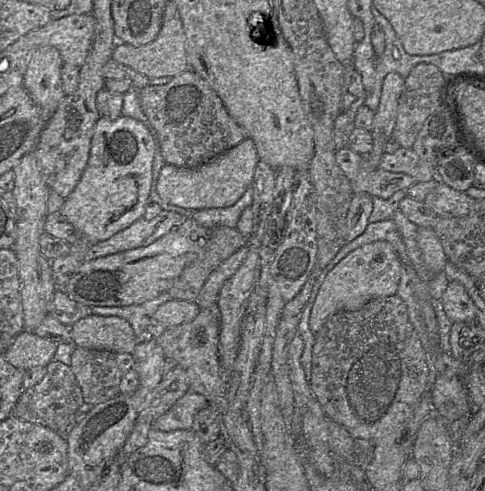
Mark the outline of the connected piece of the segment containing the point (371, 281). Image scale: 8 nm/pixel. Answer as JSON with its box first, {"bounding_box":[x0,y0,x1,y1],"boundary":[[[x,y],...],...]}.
{"bounding_box":[310,241,400,334],"boundary":[[[375,241],[355,249],[327,275],[311,310],[310,329],[315,334],[330,316],[338,312],[355,311],[374,298],[395,295],[400,277],[400,260],[387,241]]]}

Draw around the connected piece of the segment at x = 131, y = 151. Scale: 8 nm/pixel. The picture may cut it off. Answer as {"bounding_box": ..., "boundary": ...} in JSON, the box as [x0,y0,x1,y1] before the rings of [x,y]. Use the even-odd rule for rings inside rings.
{"bounding_box":[51,115,155,275],"boundary":[[[123,115],[117,119],[100,117],[97,120],[91,139],[87,165],[80,181],[65,200],[60,210],[60,213],[77,229],[79,238],[71,245],[71,251],[68,255],[51,261],[51,270],[54,275],[64,275],[74,271],[86,261],[86,253],[92,246],[107,240],[143,217],[147,201],[150,198],[155,151],[155,140],[150,130],[141,121]]]}

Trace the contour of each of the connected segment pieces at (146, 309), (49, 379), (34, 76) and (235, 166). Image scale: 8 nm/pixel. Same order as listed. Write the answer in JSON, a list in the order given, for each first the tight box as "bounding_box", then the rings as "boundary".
[{"bounding_box":[91,292,173,339],"boundary":[[[164,292],[156,298],[144,302],[140,305],[130,306],[111,306],[111,307],[92,307],[91,315],[98,316],[117,316],[125,319],[133,328],[135,336],[138,339],[146,339],[146,327],[151,317],[154,316],[156,310],[173,298]]]},{"bounding_box":[13,360,86,436],"boundary":[[[53,360],[46,368],[47,373],[43,379],[23,391],[13,410],[13,416],[67,436],[76,425],[79,416],[86,413],[82,391],[69,365]]]},{"bounding_box":[23,46,66,122],"boundary":[[[43,46],[33,52],[24,75],[23,86],[44,114],[45,122],[66,96],[60,73],[63,64],[56,48]]]},{"bounding_box":[157,139,260,210],"boundary":[[[252,139],[241,143],[196,168],[180,168],[165,164],[161,169],[157,190],[167,203],[190,210],[224,208],[235,204],[252,185],[260,158]]]}]

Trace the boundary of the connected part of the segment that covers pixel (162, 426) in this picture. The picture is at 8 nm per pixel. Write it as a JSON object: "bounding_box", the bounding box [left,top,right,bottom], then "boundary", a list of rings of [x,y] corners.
{"bounding_box":[152,391,209,432],"boundary":[[[189,391],[152,425],[153,428],[169,432],[192,428],[196,414],[209,406],[205,396]]]}

